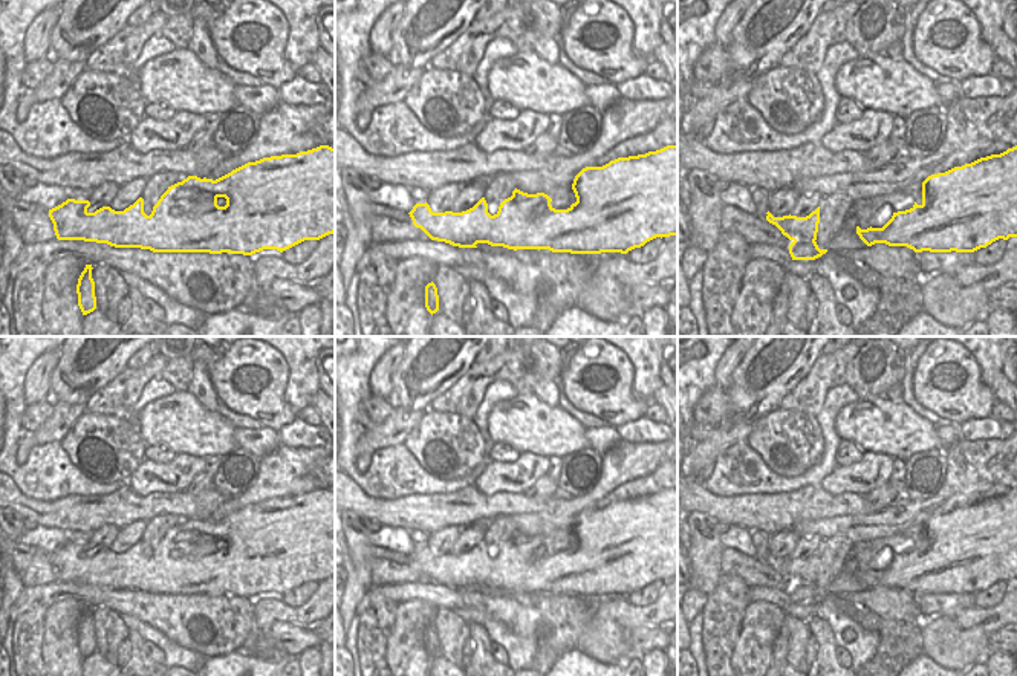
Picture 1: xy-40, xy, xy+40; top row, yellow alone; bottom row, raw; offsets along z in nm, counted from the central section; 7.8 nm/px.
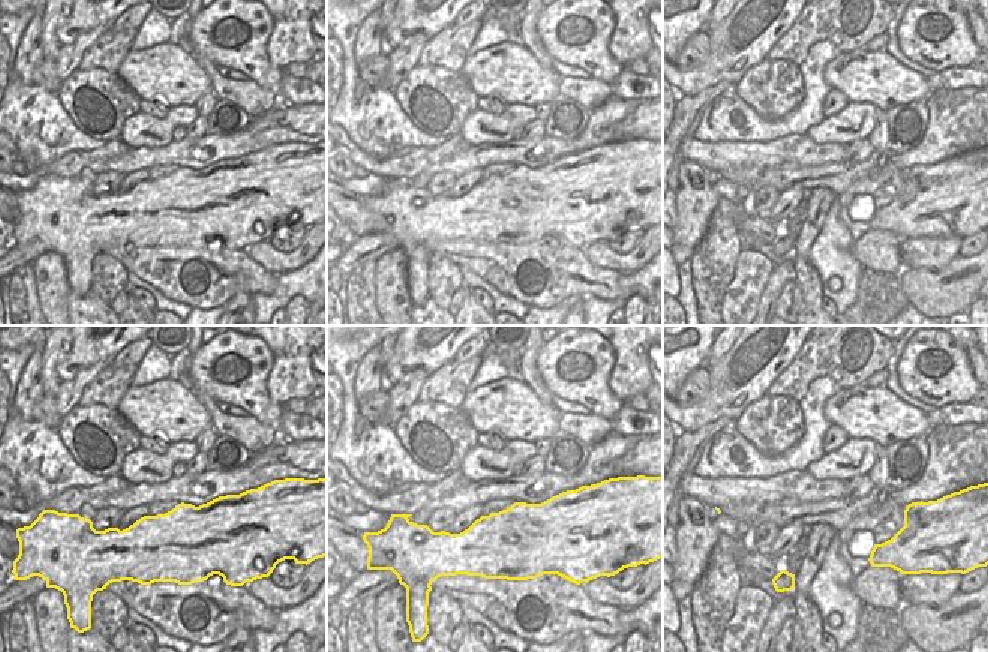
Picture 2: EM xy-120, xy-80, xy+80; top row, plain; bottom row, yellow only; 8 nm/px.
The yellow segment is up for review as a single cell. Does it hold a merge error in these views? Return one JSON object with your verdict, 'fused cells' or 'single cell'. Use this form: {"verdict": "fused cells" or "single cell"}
{"verdict": "fused cells"}

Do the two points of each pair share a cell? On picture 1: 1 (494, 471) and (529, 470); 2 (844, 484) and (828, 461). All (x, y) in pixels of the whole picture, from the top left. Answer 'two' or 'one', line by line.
1: one
2: two

